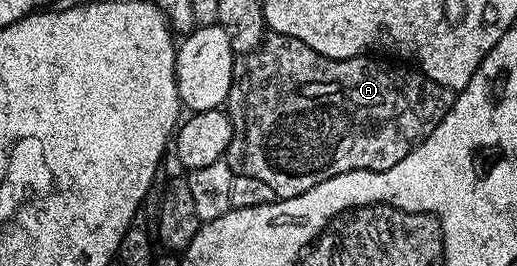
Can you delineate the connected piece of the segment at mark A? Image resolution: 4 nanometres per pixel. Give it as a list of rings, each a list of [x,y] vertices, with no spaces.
[[[277,31],[268,32],[255,50],[235,58],[233,79],[225,106],[229,119],[233,123],[233,139],[229,150],[230,160],[237,166],[238,172],[253,175],[253,179],[261,179],[261,183],[273,187],[275,196],[279,199],[296,197],[317,187],[317,183],[325,183],[325,179],[333,179],[337,175],[345,175],[349,171],[361,171],[362,169],[385,171],[389,167],[393,167],[393,163],[401,163],[401,159],[405,159],[405,155],[409,155],[409,151],[417,148],[424,138],[431,134],[433,127],[437,127],[437,123],[441,123],[441,119],[445,119],[453,100],[452,90],[441,87],[441,83],[429,79],[424,73],[418,72],[414,68],[411,69],[398,69],[395,65],[374,61],[371,55],[352,55],[345,59],[337,59],[333,55],[313,51],[313,47],[307,45],[301,37],[281,35]]]

